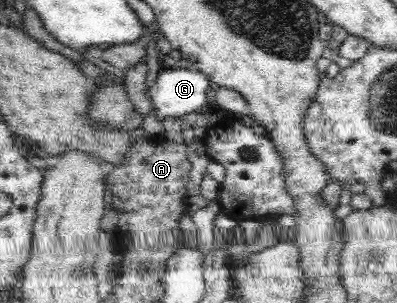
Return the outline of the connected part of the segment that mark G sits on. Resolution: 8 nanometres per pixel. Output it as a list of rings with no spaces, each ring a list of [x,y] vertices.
[[[164,67],[160,72],[158,81],[148,93],[152,99],[152,109],[155,108],[157,117],[175,116],[190,117],[200,107],[206,106],[206,92],[211,88],[211,81],[208,76],[196,68],[183,69],[180,67]]]

